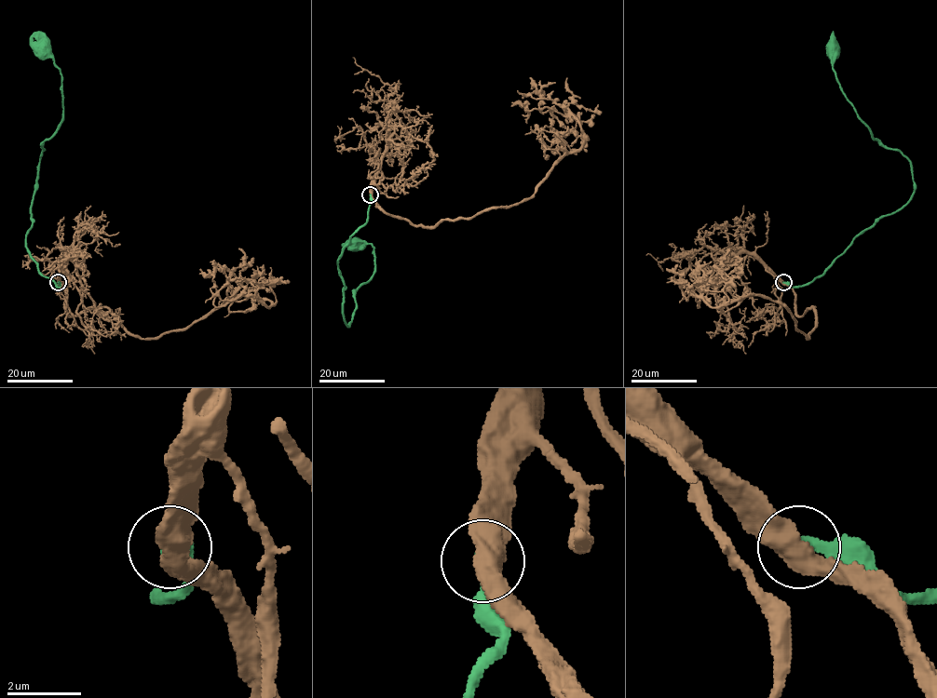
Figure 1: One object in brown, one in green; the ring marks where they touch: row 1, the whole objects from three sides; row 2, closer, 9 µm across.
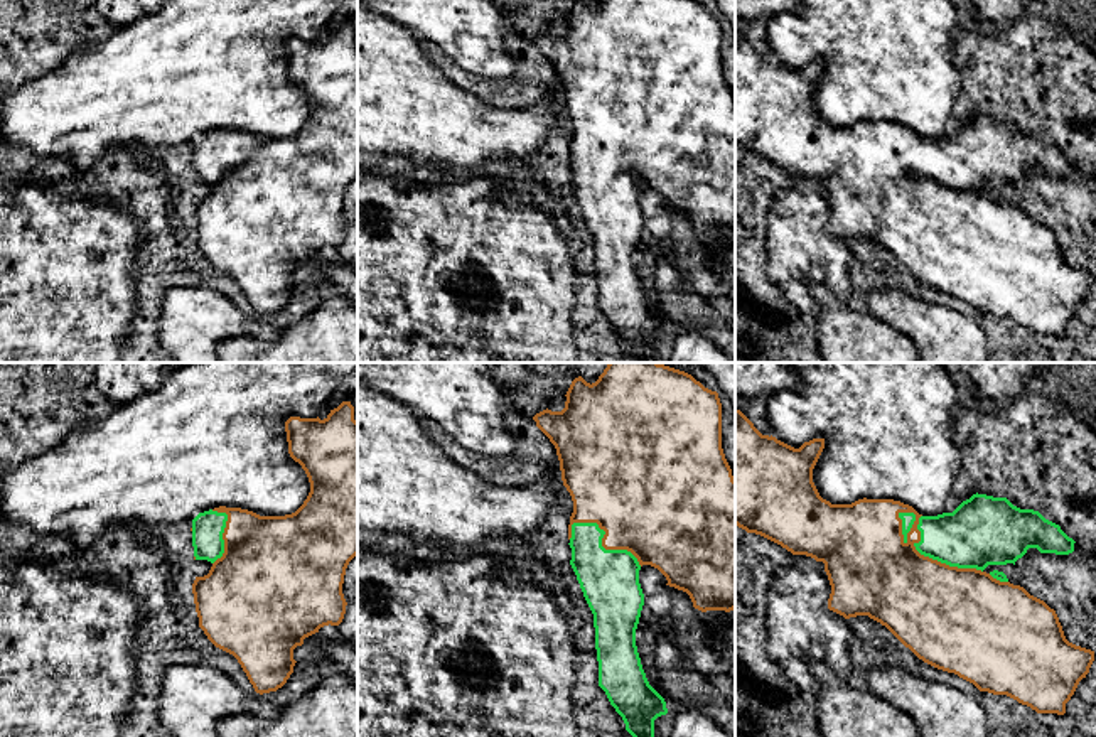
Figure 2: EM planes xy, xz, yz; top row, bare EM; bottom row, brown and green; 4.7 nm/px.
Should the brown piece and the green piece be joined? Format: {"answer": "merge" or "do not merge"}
{"answer": "merge"}

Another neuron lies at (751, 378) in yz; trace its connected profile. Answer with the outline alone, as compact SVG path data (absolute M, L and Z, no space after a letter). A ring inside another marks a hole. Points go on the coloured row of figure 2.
M735 363L735 395L745 400L801 388L803 378L791 363Z

